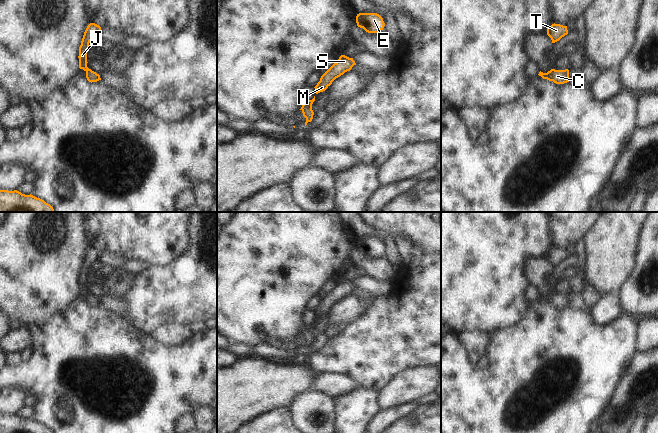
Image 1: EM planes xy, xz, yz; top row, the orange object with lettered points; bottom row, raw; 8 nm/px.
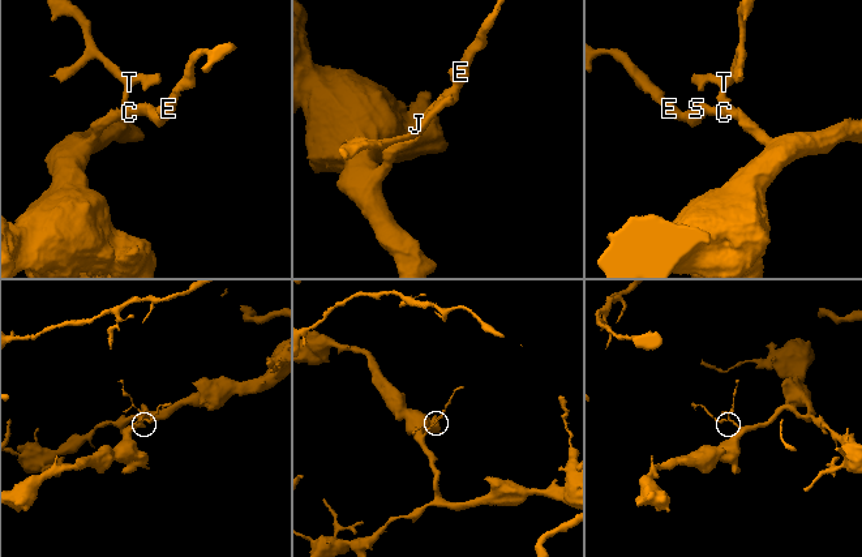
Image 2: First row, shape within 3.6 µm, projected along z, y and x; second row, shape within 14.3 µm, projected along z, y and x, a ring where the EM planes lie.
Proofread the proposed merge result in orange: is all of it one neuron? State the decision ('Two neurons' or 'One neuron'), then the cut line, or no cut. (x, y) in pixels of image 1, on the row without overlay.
Two neurons. Split along xz (312, 324), (312, 327), (302, 334).

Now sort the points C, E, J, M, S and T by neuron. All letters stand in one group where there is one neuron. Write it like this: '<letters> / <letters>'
C E M S / J T

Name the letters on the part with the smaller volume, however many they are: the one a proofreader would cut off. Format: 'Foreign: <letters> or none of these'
Foreign: J, T

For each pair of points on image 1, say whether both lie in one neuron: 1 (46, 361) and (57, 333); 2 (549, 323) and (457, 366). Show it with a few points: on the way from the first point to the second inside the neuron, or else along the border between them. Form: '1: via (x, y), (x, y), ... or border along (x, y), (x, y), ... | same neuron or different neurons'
1: via (53, 354), (57, 350), (57, 340) | same neuron
2: via (526, 346), (499, 373), (480, 373) | same neuron

